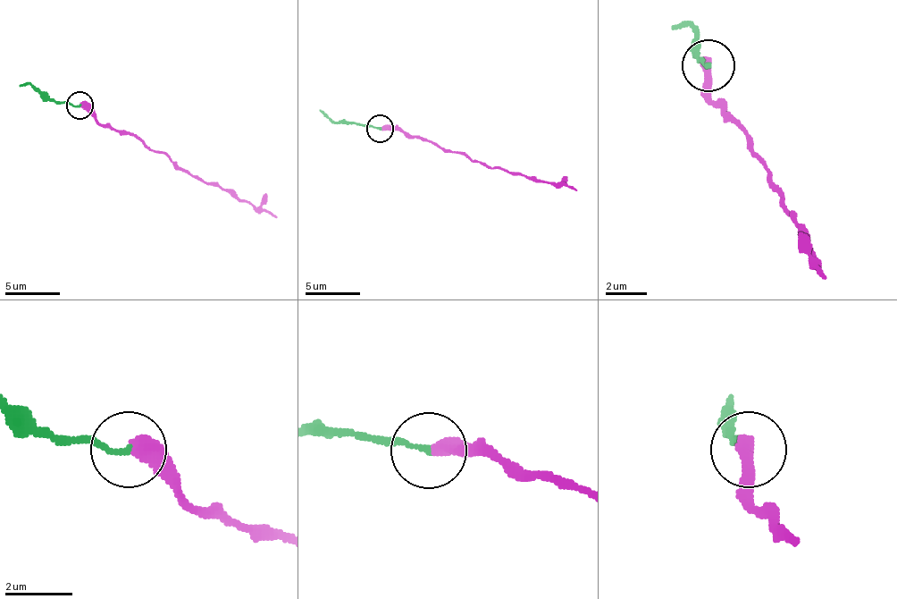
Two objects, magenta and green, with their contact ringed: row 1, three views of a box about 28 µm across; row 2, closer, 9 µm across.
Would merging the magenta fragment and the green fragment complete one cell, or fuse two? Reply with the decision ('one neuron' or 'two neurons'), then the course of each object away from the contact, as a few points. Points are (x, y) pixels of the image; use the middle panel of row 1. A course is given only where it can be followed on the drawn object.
two neurons | magenta via (379, 130), (398, 130), (425, 138), (491, 167), (530, 176), (540, 181), (562, 181), (576, 189) | green via (379, 130), (335, 123), (319, 110)

